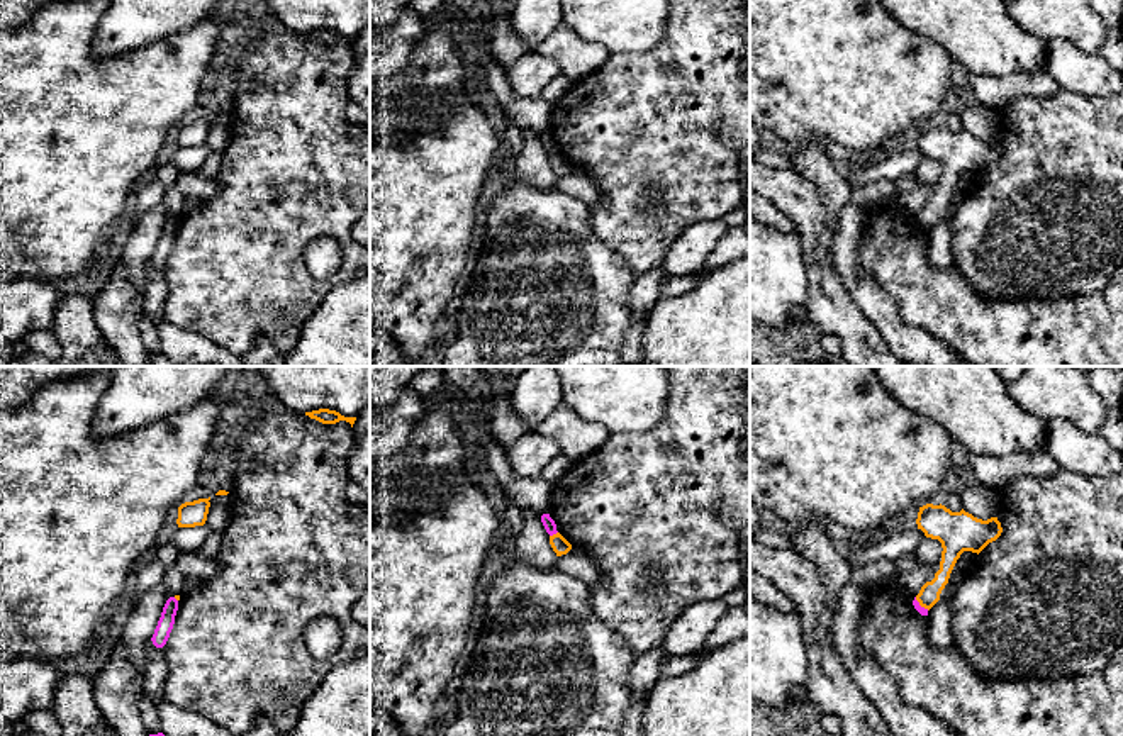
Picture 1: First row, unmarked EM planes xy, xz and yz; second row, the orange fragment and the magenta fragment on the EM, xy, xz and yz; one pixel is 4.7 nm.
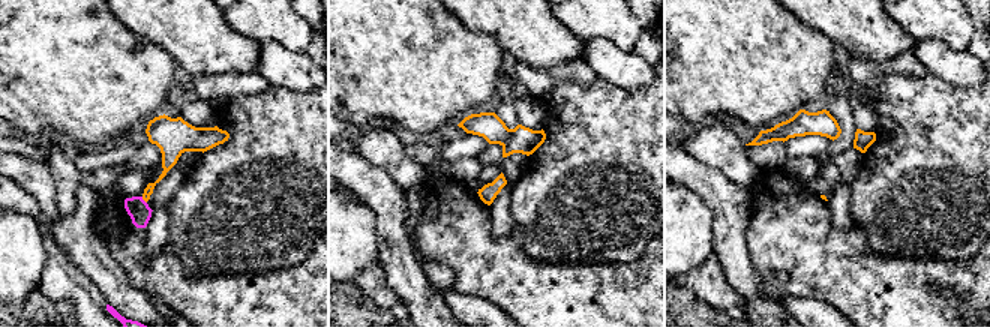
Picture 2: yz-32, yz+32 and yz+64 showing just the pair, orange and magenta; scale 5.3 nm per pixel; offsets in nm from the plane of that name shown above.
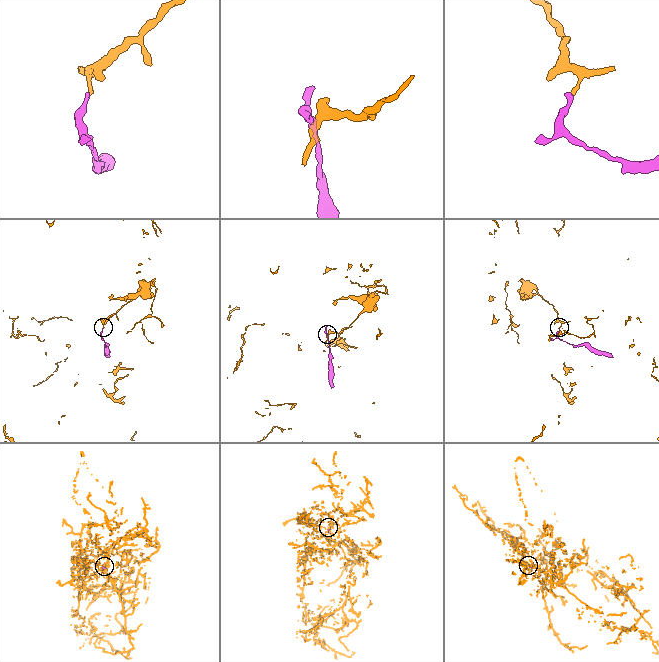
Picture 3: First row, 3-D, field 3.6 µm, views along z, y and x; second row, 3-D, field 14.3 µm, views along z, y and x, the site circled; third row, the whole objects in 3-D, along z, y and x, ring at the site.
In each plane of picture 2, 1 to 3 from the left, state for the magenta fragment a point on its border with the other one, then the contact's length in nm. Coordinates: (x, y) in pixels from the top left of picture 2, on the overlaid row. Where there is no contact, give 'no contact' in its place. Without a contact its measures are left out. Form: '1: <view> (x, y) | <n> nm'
1: yz-32 (143, 198) | 50 nm
2: no contact
3: no contact

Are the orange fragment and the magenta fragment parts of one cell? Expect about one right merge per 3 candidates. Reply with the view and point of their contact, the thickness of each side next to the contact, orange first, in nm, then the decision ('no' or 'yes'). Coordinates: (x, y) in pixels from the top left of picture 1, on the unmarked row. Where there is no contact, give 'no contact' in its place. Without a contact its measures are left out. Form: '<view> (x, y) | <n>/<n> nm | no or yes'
xz (553, 155) | 80/60 nm | no

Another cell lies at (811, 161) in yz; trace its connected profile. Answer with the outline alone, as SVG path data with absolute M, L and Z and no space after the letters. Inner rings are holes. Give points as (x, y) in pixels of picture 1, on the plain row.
M818 141L792 148L787 158L791 168L816 187L826 209L828 227L836 236L840 214L853 202L855 188L835 170L833 159Z

